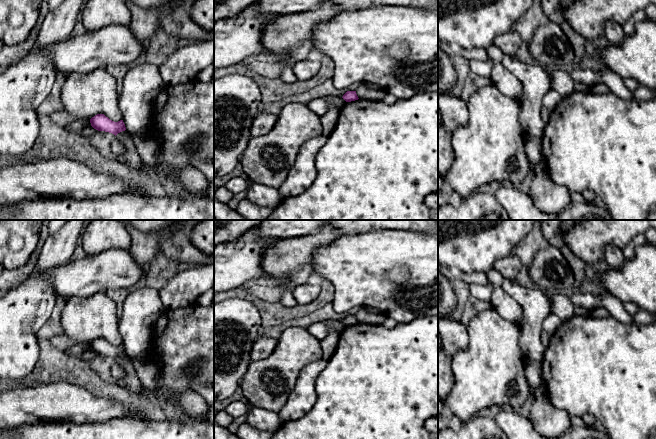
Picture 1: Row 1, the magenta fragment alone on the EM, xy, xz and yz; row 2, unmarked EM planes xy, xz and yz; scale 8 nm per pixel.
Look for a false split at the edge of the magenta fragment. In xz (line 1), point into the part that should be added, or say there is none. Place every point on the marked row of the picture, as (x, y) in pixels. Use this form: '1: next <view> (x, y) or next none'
1: next none

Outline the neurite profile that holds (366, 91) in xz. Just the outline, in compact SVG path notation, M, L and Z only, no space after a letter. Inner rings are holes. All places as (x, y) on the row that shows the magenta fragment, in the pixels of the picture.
M362 83L356 89L356 94L360 100L381 101L387 95L387 91L375 84Z

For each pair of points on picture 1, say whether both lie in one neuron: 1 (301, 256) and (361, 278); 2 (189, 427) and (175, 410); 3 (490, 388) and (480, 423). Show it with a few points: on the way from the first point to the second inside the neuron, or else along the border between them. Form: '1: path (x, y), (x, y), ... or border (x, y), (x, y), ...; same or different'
1: border (329, 245), (318, 248), (310, 263); different
2: border (167, 418), (193, 420); different
3: border (476, 415), (463, 423); different

